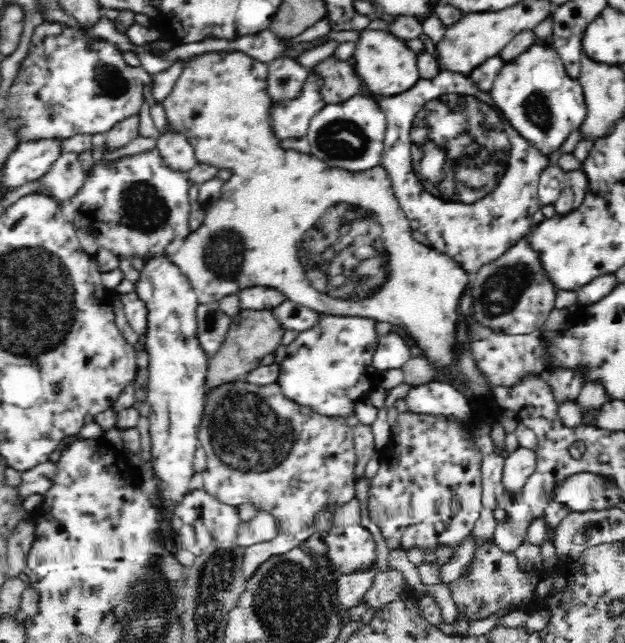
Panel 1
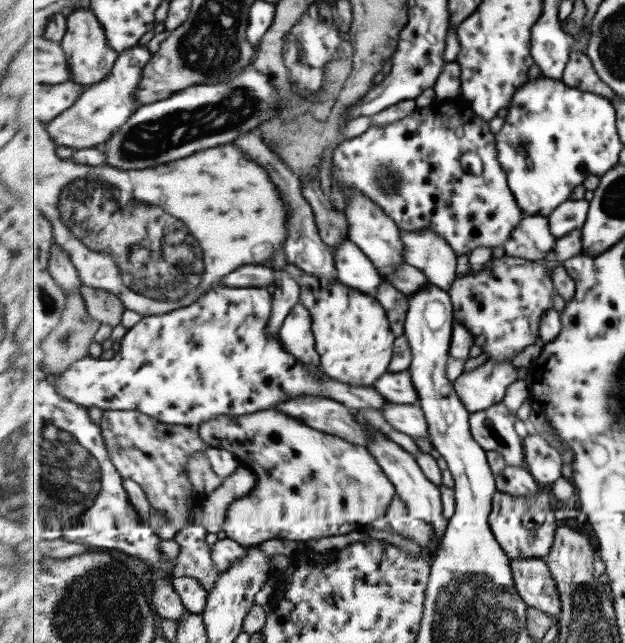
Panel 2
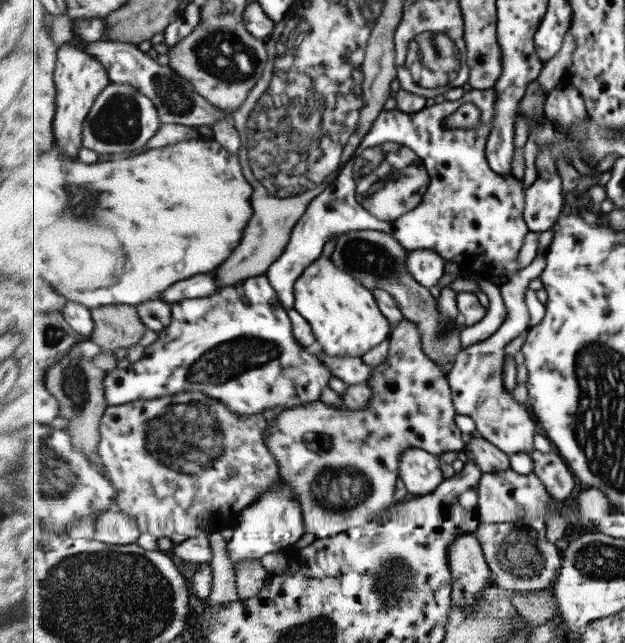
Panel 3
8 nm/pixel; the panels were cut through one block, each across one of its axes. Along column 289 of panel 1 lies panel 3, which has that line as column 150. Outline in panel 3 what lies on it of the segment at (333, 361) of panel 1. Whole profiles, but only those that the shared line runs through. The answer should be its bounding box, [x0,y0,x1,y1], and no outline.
[103,274,333,415]

